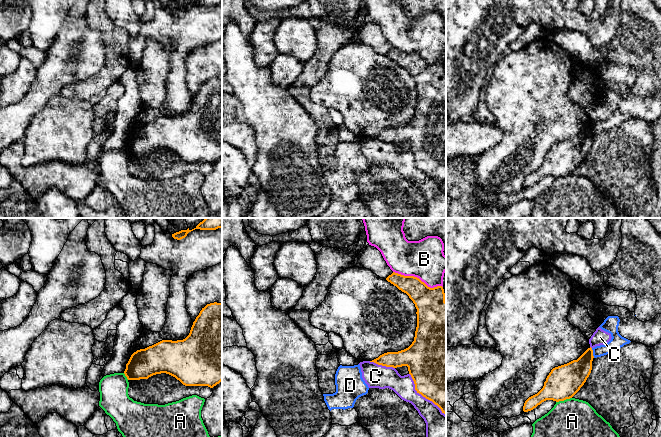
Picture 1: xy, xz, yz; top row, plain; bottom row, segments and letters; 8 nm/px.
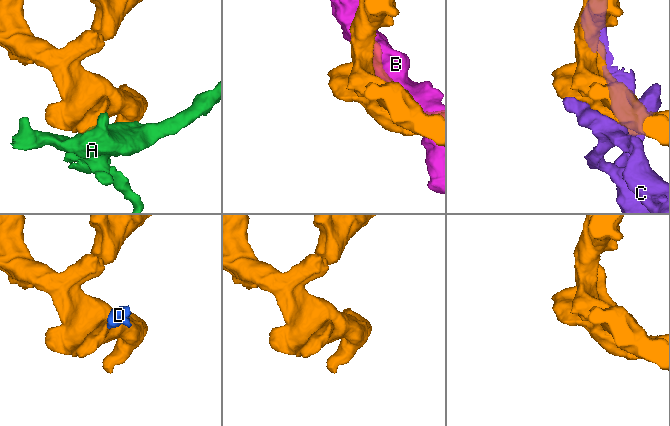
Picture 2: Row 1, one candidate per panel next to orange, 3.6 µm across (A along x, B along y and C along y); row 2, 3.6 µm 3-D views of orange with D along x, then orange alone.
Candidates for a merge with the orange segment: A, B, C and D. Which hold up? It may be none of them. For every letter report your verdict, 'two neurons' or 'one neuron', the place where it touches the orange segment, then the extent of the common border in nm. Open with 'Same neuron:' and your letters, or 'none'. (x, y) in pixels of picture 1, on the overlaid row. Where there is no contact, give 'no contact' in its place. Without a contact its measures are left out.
Same neuron: none
A: two neurons | yz (563, 400) | 130 nm
B: two neurons | xz (418, 278) | 420 nm
C: two neurons | xz (423, 396) | 460 nm
D: two neurons | yz (592, 353) | 80 nm

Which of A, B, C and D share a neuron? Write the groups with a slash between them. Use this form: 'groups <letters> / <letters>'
groups A / B / C / D

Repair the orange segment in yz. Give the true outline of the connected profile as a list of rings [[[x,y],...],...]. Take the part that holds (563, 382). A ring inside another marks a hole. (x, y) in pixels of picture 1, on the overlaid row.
[[[590,347],[577,360],[553,368],[543,388],[525,401],[523,411],[531,411],[546,400],[559,402],[572,398],[589,377],[593,358]]]

